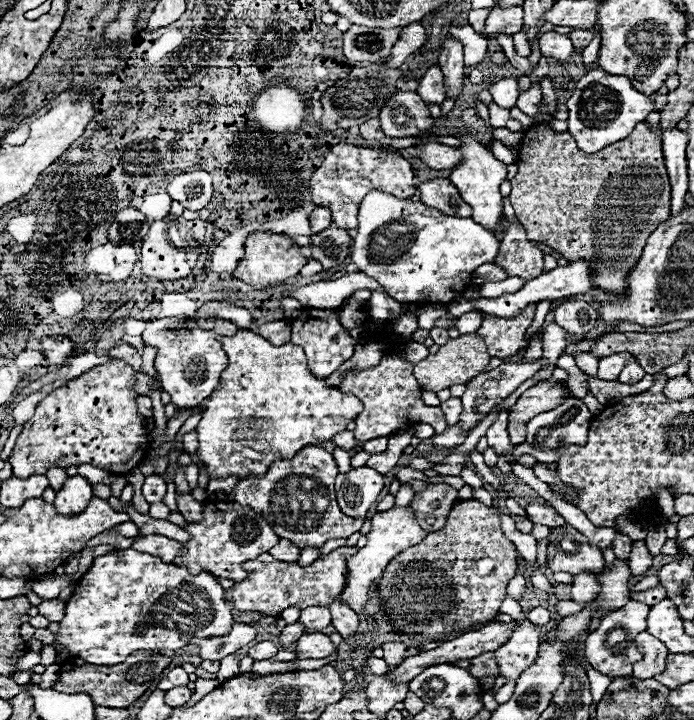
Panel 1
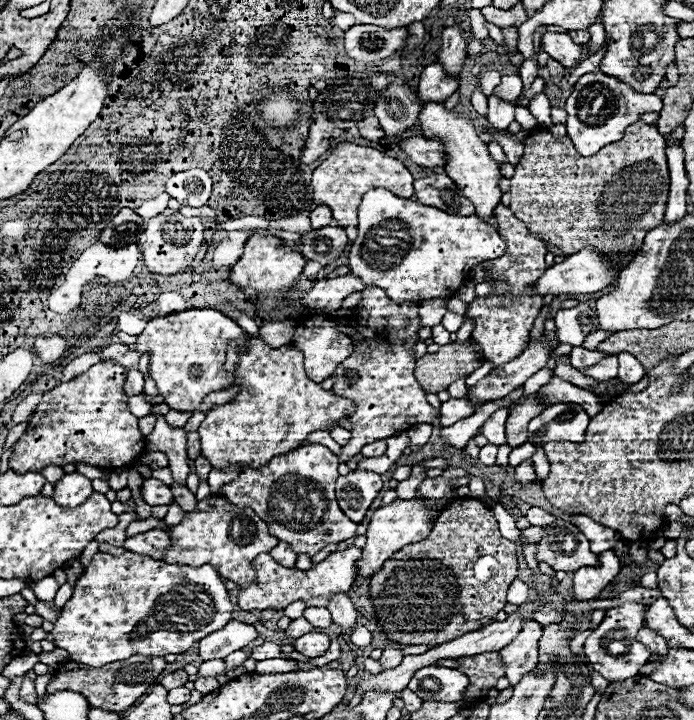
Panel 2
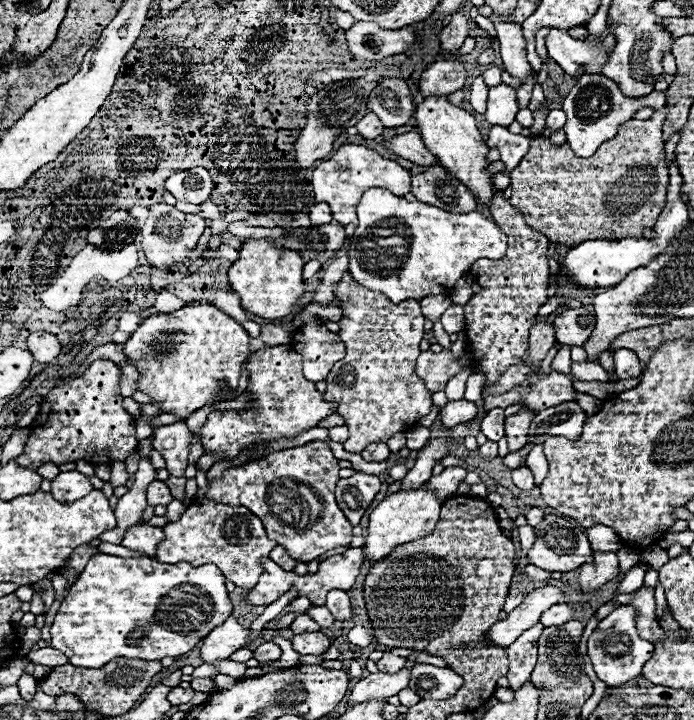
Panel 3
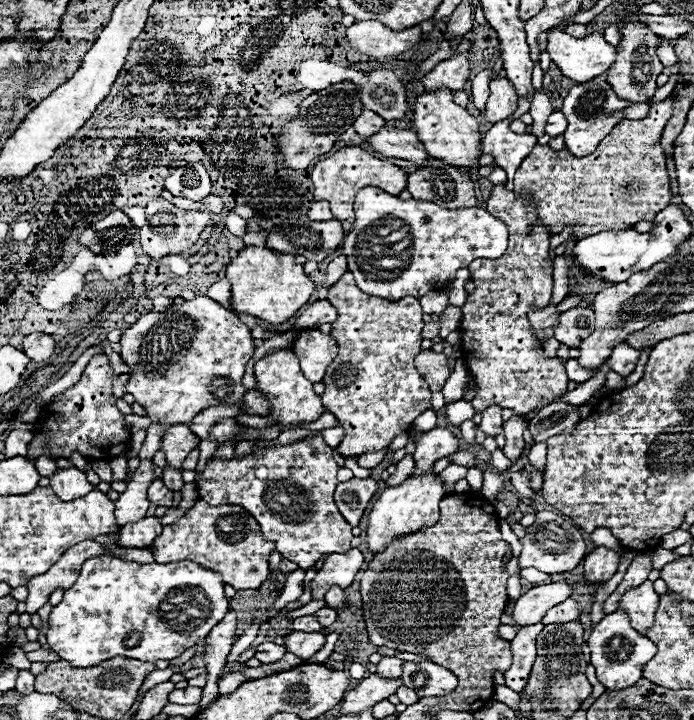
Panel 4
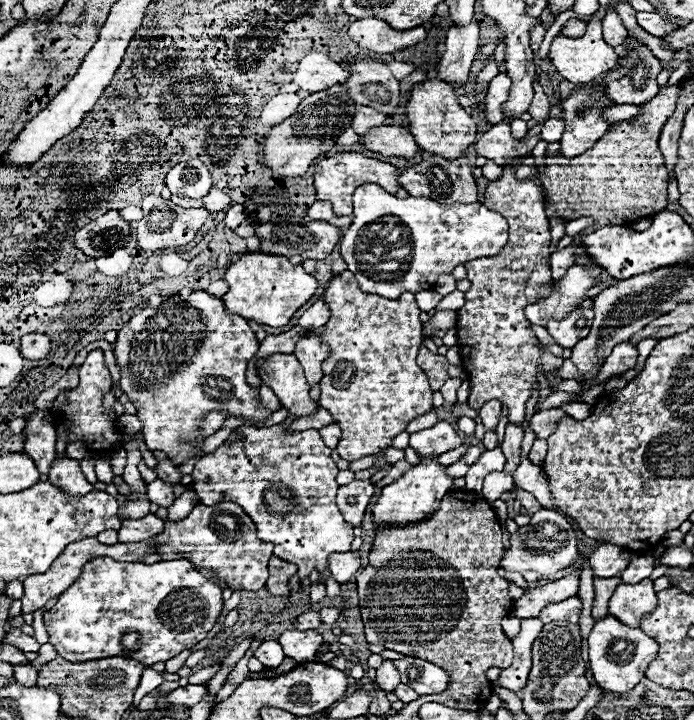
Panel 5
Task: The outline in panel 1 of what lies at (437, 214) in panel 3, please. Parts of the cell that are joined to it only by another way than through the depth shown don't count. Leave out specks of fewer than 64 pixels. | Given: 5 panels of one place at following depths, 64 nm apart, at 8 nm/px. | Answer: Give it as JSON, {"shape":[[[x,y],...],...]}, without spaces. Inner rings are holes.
{"shape":[[[372,190],[364,196],[358,220],[360,226],[358,236],[352,242],[350,260],[358,268],[358,272],[374,278],[398,302],[452,302],[456,296],[462,294],[460,290],[470,284],[472,272],[478,266],[492,262],[500,250],[500,240],[472,218],[448,216],[436,208],[424,206],[422,202],[414,202],[410,198],[400,200],[380,190]]]}

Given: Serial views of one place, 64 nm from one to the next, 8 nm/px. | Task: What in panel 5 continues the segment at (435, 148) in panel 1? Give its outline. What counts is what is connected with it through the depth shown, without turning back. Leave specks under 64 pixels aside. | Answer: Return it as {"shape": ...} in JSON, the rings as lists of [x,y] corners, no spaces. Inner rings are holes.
{"shape":[[[386,124],[374,126],[366,134],[362,134],[358,142],[366,146],[370,152],[378,152],[382,156],[412,158],[420,152],[408,128],[402,126],[386,126]]]}

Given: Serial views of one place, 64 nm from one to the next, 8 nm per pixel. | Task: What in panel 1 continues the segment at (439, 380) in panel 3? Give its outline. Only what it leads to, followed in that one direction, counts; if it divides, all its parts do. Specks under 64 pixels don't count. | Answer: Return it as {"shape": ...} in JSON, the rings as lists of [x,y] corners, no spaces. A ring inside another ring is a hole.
{"shape":[[[466,334],[466,336],[458,336],[454,340],[448,340],[448,344],[440,346],[440,350],[436,354],[430,354],[422,362],[418,362],[414,366],[414,376],[416,376],[422,390],[440,392],[440,390],[450,388],[454,384],[464,384],[466,372],[468,372],[468,380],[472,380],[488,364],[490,364],[490,356],[486,352],[486,346],[482,344],[482,338],[476,336],[476,334]]]}

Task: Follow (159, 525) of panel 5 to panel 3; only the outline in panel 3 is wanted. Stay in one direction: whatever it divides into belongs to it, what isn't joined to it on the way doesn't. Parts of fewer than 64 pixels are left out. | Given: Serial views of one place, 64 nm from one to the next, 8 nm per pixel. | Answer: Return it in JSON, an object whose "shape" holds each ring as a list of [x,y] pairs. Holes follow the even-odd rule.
{"shape":[[[138,522],[134,526],[130,526],[124,534],[124,540],[122,540],[122,546],[130,548],[130,550],[138,550],[138,552],[144,552],[148,556],[154,556],[156,552],[156,546],[164,540],[164,532],[162,528],[156,528],[156,526],[150,526],[148,522]]]}

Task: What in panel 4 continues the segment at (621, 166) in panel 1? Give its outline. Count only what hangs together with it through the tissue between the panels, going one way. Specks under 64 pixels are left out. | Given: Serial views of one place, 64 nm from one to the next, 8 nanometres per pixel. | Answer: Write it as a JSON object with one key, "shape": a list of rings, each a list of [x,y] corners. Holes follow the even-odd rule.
{"shape":[[[674,96],[662,102],[650,104],[650,112],[642,120],[620,120],[612,132],[598,144],[598,148],[584,156],[570,156],[566,150],[552,150],[548,146],[534,146],[534,150],[522,160],[514,174],[516,192],[532,192],[532,200],[538,204],[538,216],[548,226],[550,234],[560,234],[566,226],[574,226],[572,238],[580,240],[592,236],[594,232],[604,232],[608,228],[634,228],[640,220],[654,220],[654,216],[670,204],[670,178],[666,172],[666,156],[660,148],[660,136],[666,120],[672,116]]]}

